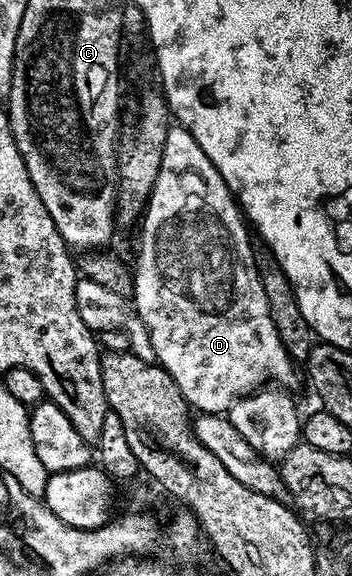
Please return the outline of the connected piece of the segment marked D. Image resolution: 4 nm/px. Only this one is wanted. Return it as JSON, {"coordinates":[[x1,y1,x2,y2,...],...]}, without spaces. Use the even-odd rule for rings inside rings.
{"coordinates":[[169,127,166,142,162,146,162,162,158,166,158,178,152,187,151,196,148,197,139,228,140,253,137,254,136,266,134,265,135,284,132,292,134,307,150,334,150,342,154,346,154,354,156,355,155,363,159,364,161,368,165,368,170,374,170,378,174,378,178,390,184,395,184,400,189,406,197,413,218,412,224,414,236,399,248,395,249,392,257,391,269,382,275,382,280,386,289,386,288,384,295,382,297,365,290,358,286,346,282,346,282,338,278,338,278,330,274,330,274,318,270,318,270,306,266,306,266,290,262,290,262,282,258,278,258,270,254,266,253,241,248,240,249,229,246,227,242,209,236,197,232,195,232,191,226,186,222,174,218,174,214,162,210,162,210,158,206,158,202,146,198,146,198,142,194,142,194,138,184,128]]}

